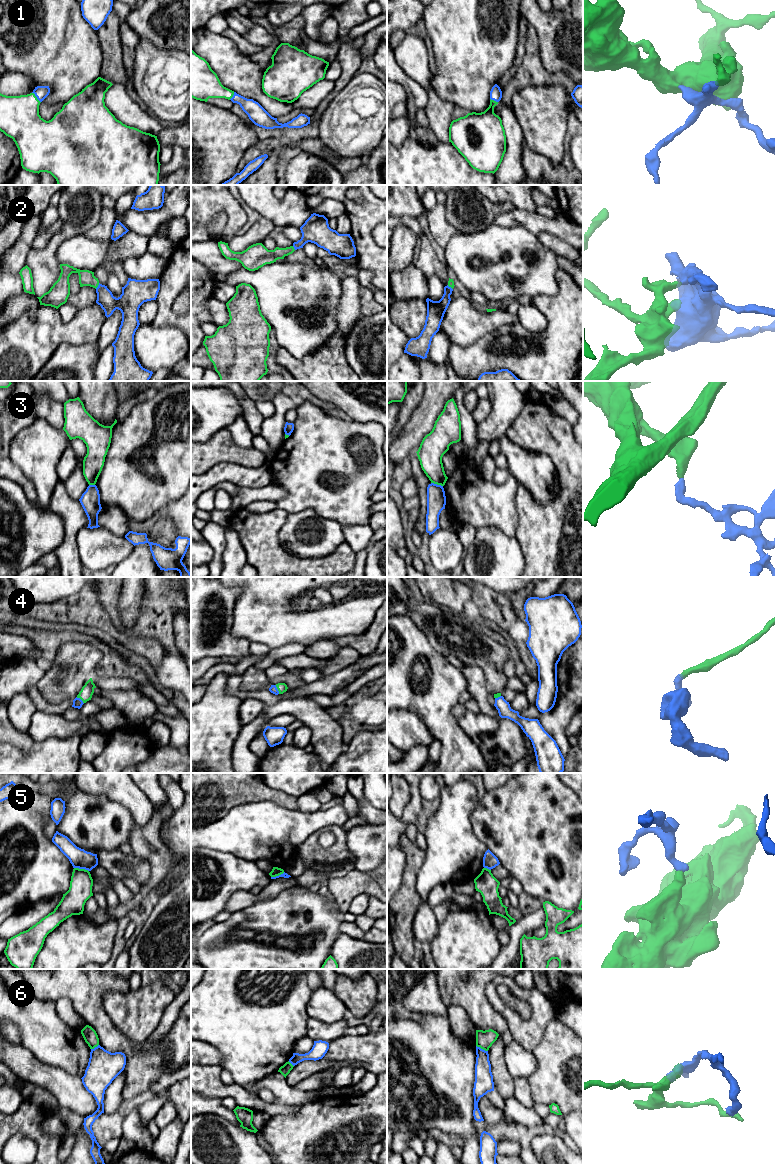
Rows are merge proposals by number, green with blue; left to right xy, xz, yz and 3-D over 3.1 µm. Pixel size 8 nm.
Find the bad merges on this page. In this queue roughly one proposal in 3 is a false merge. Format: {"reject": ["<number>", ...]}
{"reject": ["3", "5", "6"]}

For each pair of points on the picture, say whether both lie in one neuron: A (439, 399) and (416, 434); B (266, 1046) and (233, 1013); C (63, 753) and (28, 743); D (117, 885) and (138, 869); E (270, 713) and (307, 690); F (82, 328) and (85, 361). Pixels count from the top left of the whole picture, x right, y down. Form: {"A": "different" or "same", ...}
{"A": "same", "B": "same", "C": "different", "D": "different", "E": "different", "F": "different"}

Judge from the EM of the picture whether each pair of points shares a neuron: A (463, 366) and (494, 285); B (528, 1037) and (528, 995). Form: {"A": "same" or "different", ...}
{"A": "different", "B": "same"}

